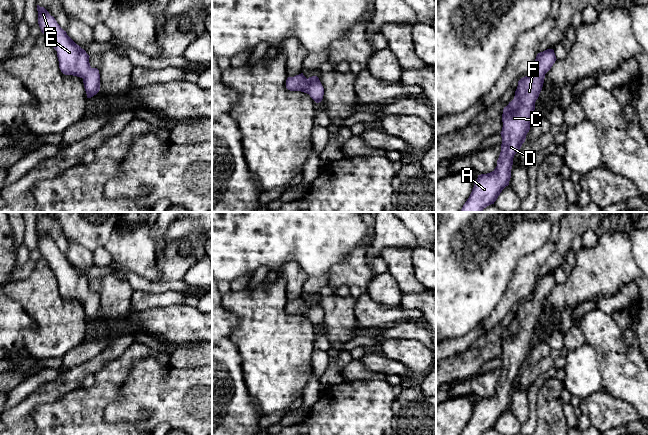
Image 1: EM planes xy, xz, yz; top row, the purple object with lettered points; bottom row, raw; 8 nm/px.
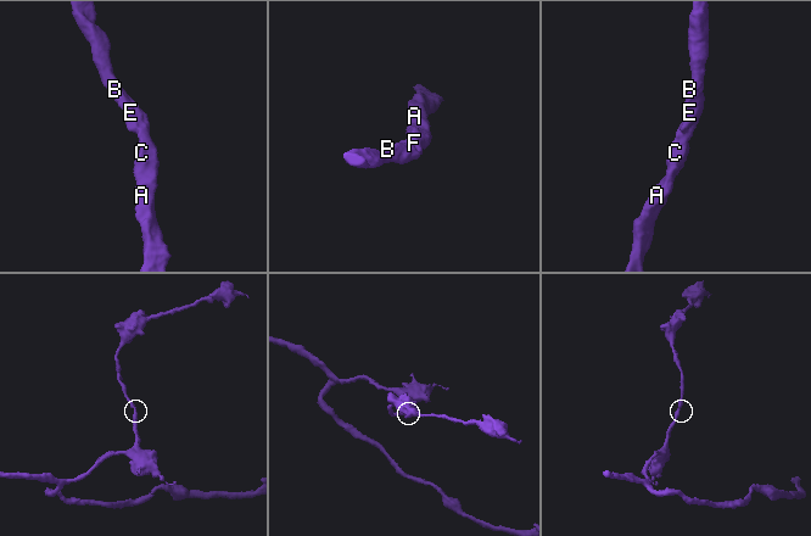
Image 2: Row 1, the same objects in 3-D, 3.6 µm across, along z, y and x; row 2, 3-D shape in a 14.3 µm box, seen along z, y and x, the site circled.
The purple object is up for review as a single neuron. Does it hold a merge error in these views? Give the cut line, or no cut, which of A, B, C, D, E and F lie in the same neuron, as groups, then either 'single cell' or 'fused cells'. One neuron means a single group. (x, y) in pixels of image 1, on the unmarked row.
no cut | A B C D E F | single cell

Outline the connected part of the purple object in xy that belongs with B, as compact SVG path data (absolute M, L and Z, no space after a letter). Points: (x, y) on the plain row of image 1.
M37 229L37 235L39 251L57 275L61 296L82 302L87 322L96 319L100 314L100 298L97 292L90 290L90 280L67 259L44 231Z

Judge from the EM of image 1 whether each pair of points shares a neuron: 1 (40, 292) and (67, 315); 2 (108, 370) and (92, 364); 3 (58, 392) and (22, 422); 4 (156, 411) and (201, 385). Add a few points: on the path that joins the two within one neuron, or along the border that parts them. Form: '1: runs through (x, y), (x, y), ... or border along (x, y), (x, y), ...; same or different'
1: runs through (47, 299), (60, 311); same
2: border along (122, 354), (108, 362), (95, 375); different
3: runs through (47, 393), (38, 397), (24, 411); same
4: runs through (167, 400), (170, 397), (190, 396); same

